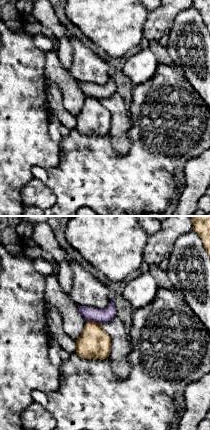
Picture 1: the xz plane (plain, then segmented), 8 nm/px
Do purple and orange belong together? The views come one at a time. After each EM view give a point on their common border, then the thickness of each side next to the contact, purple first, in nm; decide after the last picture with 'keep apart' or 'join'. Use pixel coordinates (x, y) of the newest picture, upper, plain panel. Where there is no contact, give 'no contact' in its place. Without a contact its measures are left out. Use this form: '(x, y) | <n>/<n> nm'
(94, 97) | 110/260 nm

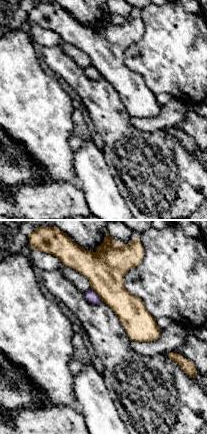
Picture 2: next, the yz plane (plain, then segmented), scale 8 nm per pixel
(97, 70) | 100/320 nm

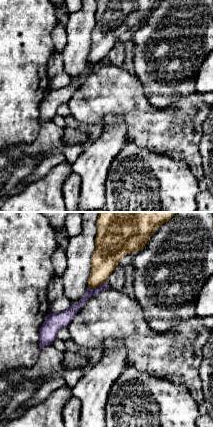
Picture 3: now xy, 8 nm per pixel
(97, 62) | 70/220 nm

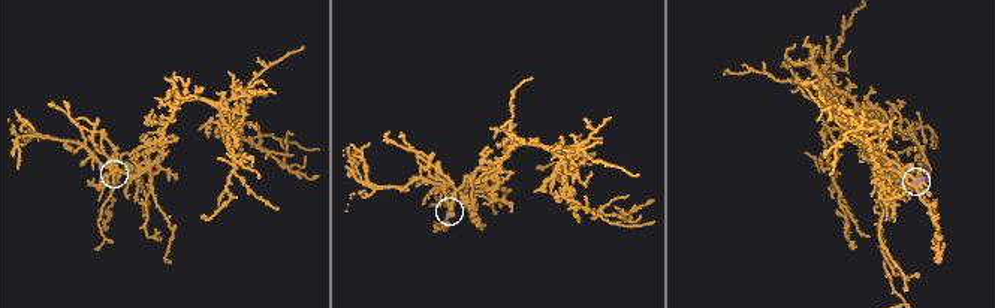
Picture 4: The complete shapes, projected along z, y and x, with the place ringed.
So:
keep apart

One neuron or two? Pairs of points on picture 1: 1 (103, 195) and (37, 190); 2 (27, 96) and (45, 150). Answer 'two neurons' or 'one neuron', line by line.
1: two neurons
2: one neuron

